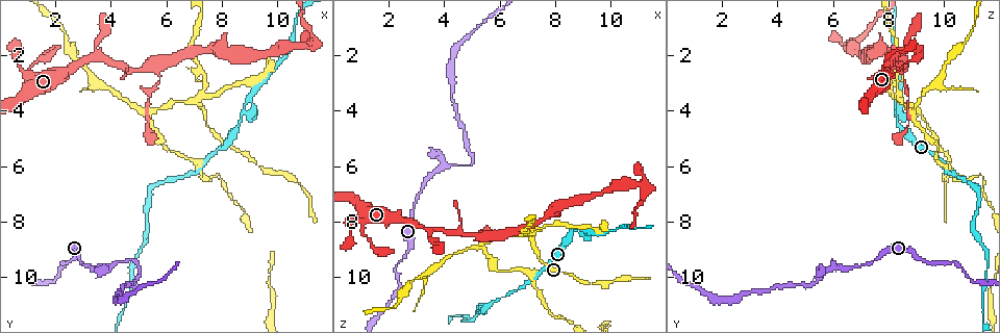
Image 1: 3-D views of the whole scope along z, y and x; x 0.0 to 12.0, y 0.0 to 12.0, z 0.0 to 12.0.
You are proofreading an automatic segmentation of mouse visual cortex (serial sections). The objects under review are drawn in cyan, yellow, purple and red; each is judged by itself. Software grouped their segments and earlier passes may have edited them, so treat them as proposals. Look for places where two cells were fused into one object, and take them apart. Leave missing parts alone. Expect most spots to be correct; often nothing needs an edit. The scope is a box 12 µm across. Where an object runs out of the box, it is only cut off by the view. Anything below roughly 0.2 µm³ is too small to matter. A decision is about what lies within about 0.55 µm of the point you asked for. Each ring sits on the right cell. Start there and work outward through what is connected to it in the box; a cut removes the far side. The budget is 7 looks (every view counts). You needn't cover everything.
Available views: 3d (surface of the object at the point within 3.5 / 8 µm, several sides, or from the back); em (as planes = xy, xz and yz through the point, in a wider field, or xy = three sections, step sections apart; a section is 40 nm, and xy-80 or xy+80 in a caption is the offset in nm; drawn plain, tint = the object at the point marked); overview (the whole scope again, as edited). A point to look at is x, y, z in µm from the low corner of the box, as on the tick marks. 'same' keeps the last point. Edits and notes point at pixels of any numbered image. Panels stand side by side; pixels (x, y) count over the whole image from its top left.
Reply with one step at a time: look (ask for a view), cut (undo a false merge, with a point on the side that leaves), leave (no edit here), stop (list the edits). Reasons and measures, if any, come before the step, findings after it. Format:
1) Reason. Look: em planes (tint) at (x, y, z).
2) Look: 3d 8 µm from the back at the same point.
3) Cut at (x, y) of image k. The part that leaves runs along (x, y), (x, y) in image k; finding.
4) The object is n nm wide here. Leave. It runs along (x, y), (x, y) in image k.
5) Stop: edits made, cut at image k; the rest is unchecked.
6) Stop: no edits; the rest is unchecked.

Abrupt turn. Look: 3d 3.5 µm at (7.1, 3.7, 8.5).

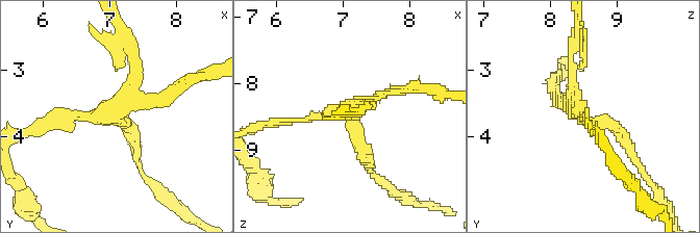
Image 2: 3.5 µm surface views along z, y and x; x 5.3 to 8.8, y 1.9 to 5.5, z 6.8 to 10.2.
Look: em xy step 5 (tint) at (7.00, 3.65, 8.45).

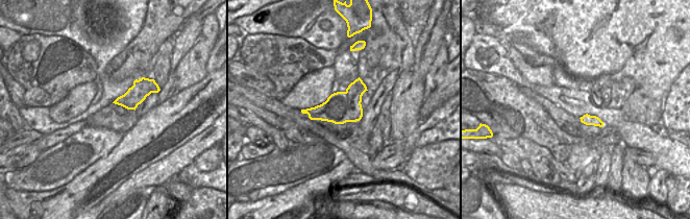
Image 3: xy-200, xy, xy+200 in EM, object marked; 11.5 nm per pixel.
Look: em xy step 3 (tint) at the same point.

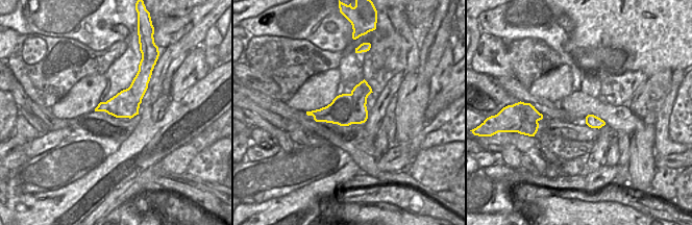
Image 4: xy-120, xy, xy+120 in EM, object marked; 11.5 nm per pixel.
Cut at (170, 97) of image 2. The part that leaves runs along (111, 114), (79, 114), (28, 130) in image 2; two cells meet here.

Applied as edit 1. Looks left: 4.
Sharp bend. Look: 3d 3.5 µm at (8.7, 4.4, 8.3).

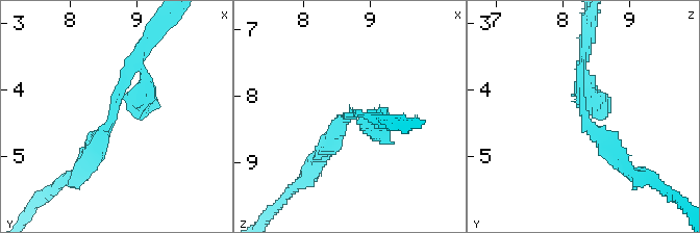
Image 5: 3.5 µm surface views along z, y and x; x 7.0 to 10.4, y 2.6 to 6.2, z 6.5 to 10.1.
Look: em xy step 1 (tint) at (8.60, 4.45, 8.35).

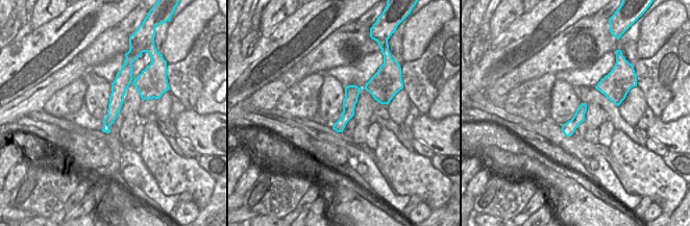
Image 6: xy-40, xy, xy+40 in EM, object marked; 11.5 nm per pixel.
The object is 150 nm wide here. Leave. It runs along (127, 74), (119, 85), (105, 129) in image 6; all the same cell.

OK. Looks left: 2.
Sharp bend. Look: 3d 3.5 µm from the back at (4.3, 9.5, 5.9).

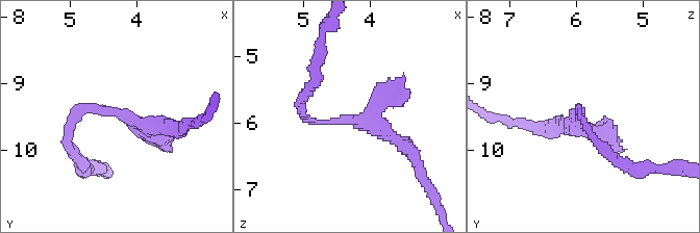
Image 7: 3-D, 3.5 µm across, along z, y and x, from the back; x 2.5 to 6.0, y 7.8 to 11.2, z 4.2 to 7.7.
Leave. It runs along (410, 151), (375, 122), (311, 122), (302, 108) in image 7; continuous, no second cell.

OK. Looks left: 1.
Stop: edits made, cut at image 2; the rest is unchecked.

